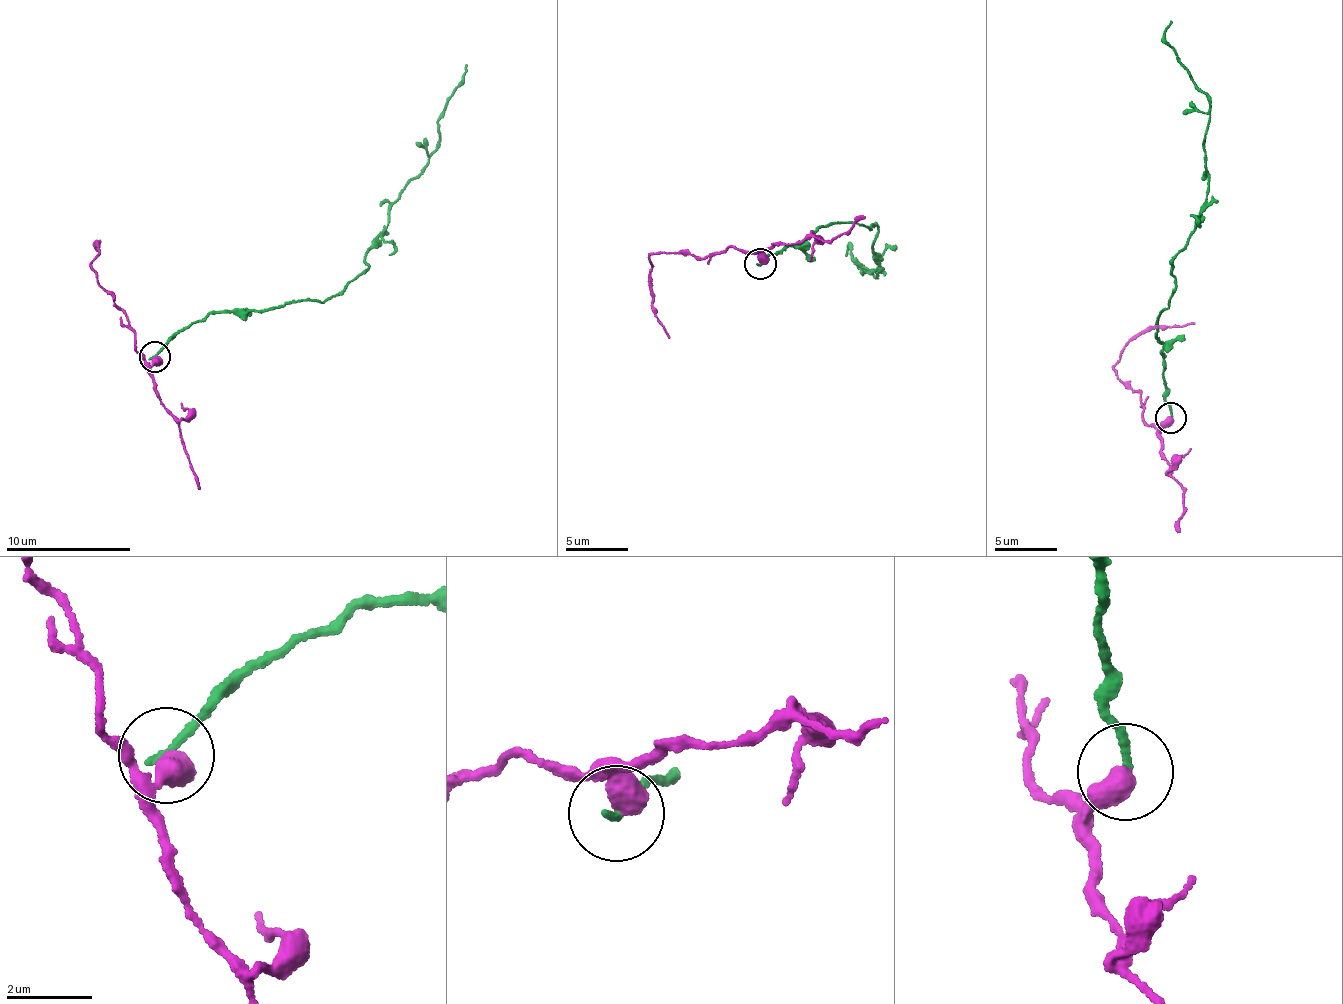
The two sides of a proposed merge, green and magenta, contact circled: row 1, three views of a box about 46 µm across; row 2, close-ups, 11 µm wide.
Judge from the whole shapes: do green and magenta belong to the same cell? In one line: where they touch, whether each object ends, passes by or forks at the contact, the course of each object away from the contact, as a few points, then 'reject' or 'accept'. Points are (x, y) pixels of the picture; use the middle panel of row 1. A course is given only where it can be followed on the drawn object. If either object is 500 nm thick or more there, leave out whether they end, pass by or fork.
at (760, 264); green runs (761, 264), (823, 226), (876, 225), (876, 276), (849, 246), (846, 255); magenta runs (761, 264), (752, 253), (731, 246), (695, 256), (686, 251), (648, 257), (654, 316), (669, 338); reject

